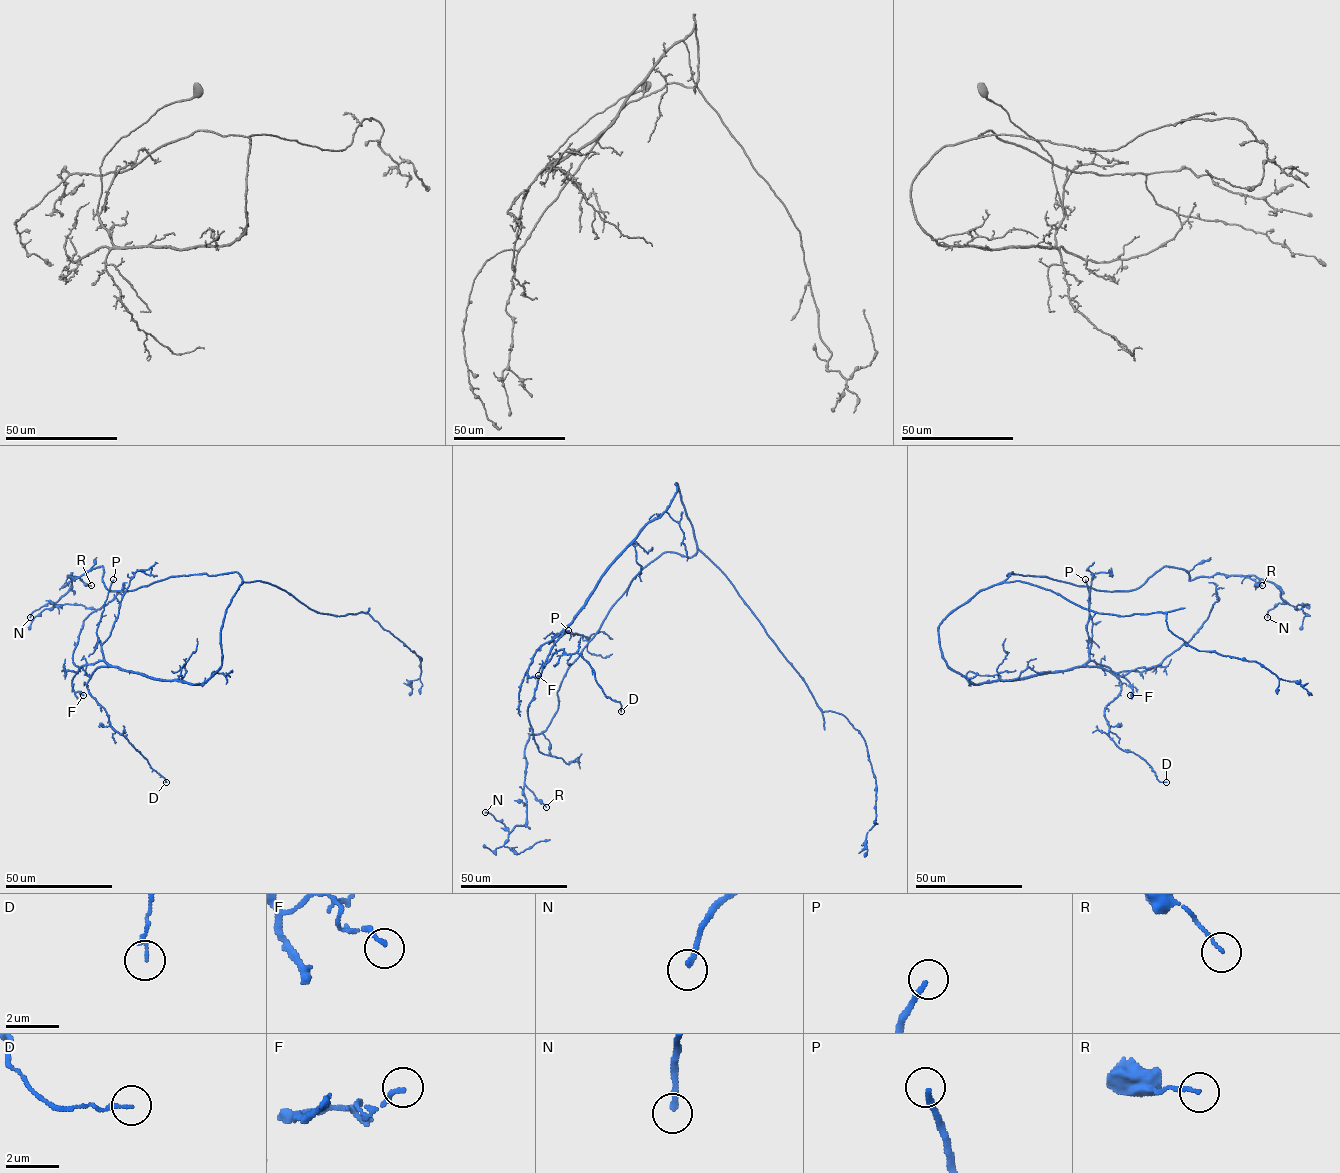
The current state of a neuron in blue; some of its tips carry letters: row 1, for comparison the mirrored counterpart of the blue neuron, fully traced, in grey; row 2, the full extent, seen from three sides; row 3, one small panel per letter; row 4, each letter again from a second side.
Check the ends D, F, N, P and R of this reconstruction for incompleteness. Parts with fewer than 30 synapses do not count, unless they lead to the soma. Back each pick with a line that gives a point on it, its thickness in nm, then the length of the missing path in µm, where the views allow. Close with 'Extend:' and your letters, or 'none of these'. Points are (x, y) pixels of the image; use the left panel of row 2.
P: at (113, 579); 200 nm thick; about 45 µm are missing
Extend: P

